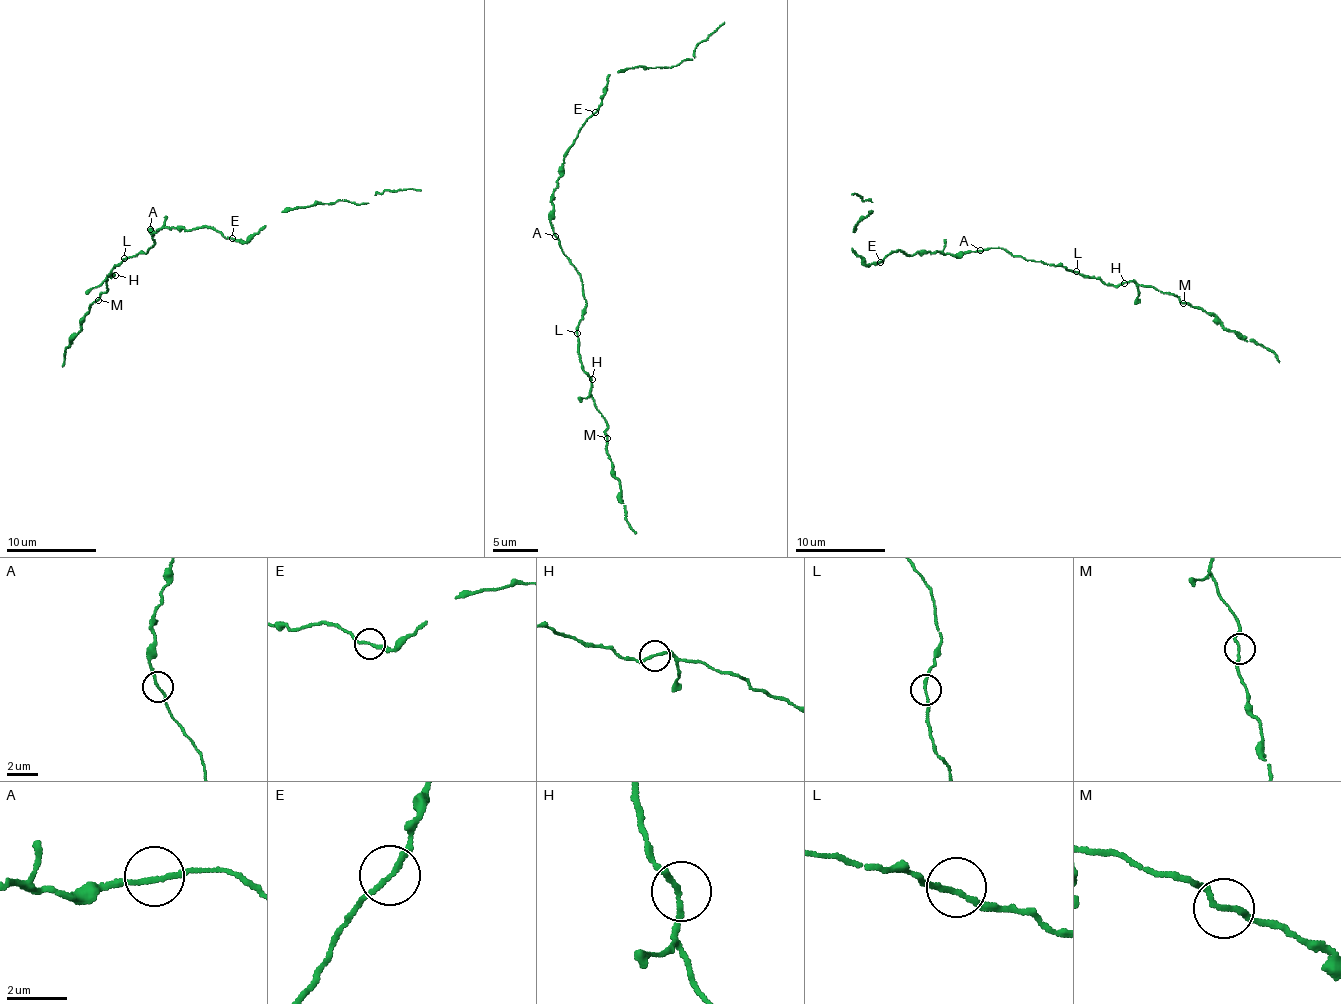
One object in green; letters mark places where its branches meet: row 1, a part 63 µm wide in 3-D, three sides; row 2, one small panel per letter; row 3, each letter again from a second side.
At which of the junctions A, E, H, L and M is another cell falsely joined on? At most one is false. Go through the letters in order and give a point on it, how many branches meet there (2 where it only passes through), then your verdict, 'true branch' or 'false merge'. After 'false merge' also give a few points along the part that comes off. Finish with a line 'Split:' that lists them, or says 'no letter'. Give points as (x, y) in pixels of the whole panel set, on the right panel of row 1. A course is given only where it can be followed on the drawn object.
A: place (980, 250); branches 2; true branch
E: place (880, 262); branches 2; true branch
H: place (1124, 283); branches 2; true branch
L: place (1076, 271); branches 2; true branch
M: place (1183, 303); branches 2; true branch
Split: no letter

